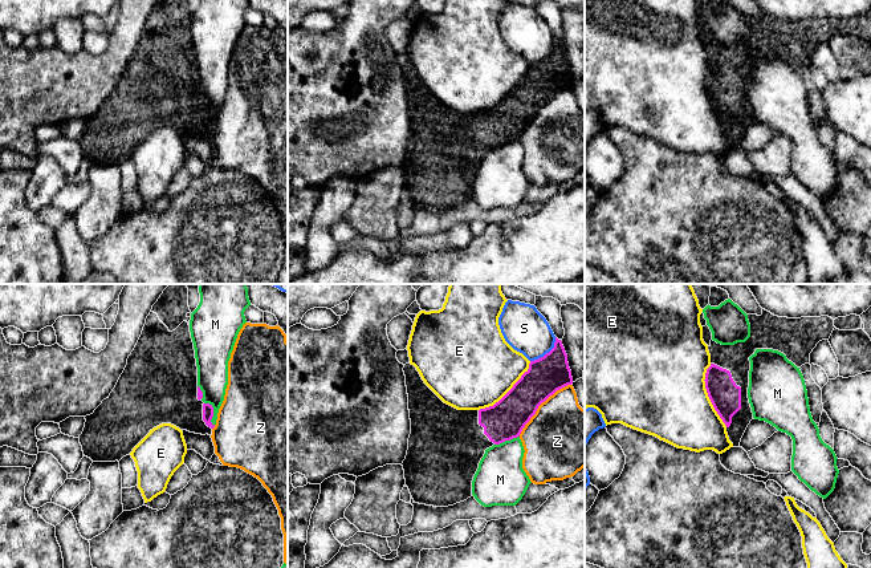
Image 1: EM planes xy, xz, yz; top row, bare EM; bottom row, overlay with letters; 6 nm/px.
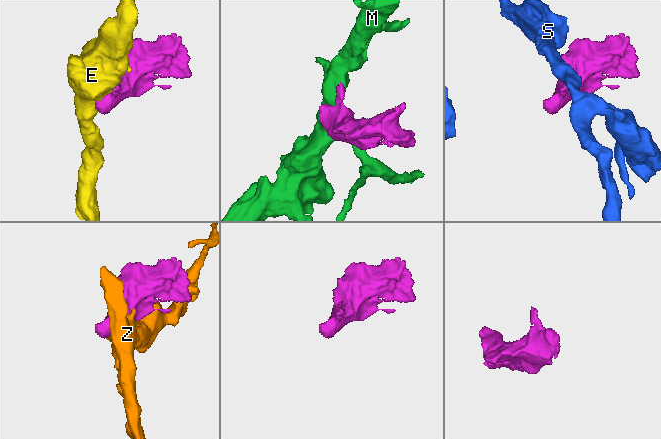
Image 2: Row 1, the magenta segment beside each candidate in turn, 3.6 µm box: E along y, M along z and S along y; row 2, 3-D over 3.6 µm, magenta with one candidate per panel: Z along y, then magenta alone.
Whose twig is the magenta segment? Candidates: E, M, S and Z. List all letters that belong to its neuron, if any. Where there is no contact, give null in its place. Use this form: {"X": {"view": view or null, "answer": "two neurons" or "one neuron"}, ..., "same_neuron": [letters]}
{"E": {"view": "yz", "answer": "two neurons"}, "M": {"view": "xy", "answer": "two neurons"}, "S": {"view": "xz", "answer": "two neurons"}, "Z": {"view": "xz", "answer": "two neurons"}, "same_neuron": []}

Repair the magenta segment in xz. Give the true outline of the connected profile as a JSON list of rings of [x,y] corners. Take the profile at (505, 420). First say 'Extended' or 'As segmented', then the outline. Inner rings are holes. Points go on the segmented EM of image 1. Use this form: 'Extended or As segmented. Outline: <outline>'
Extended. Outline: [[[555,337],[554,348],[544,357],[530,361],[529,369],[513,385],[513,388],[493,406],[480,410],[457,410],[444,403],[422,380],[419,372],[410,362],[403,368],[408,394],[408,410],[411,419],[411,434],[408,450],[402,466],[404,470],[406,486],[415,503],[448,507],[464,502],[472,495],[472,480],[485,450],[493,445],[520,437],[525,425],[536,414],[538,406],[557,390],[571,385],[573,377],[567,362],[567,354],[562,341]]]

